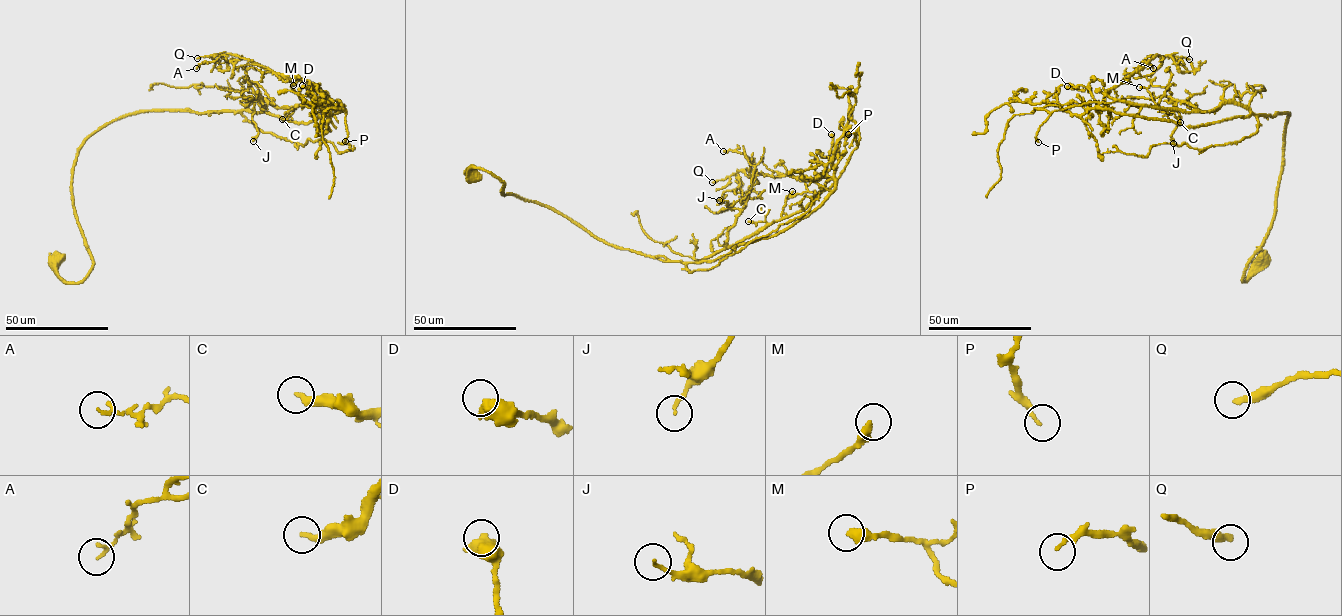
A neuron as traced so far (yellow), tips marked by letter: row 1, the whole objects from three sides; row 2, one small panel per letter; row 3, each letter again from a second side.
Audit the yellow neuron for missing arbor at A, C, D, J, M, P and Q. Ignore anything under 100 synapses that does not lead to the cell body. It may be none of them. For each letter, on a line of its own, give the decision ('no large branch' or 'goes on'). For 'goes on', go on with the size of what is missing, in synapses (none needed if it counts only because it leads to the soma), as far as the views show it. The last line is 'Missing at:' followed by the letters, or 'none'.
A: no large branch
C: no large branch
D: no large branch
J: no large branch
M: no large branch
P: no large branch
Q: no large branch
Missing at: none

